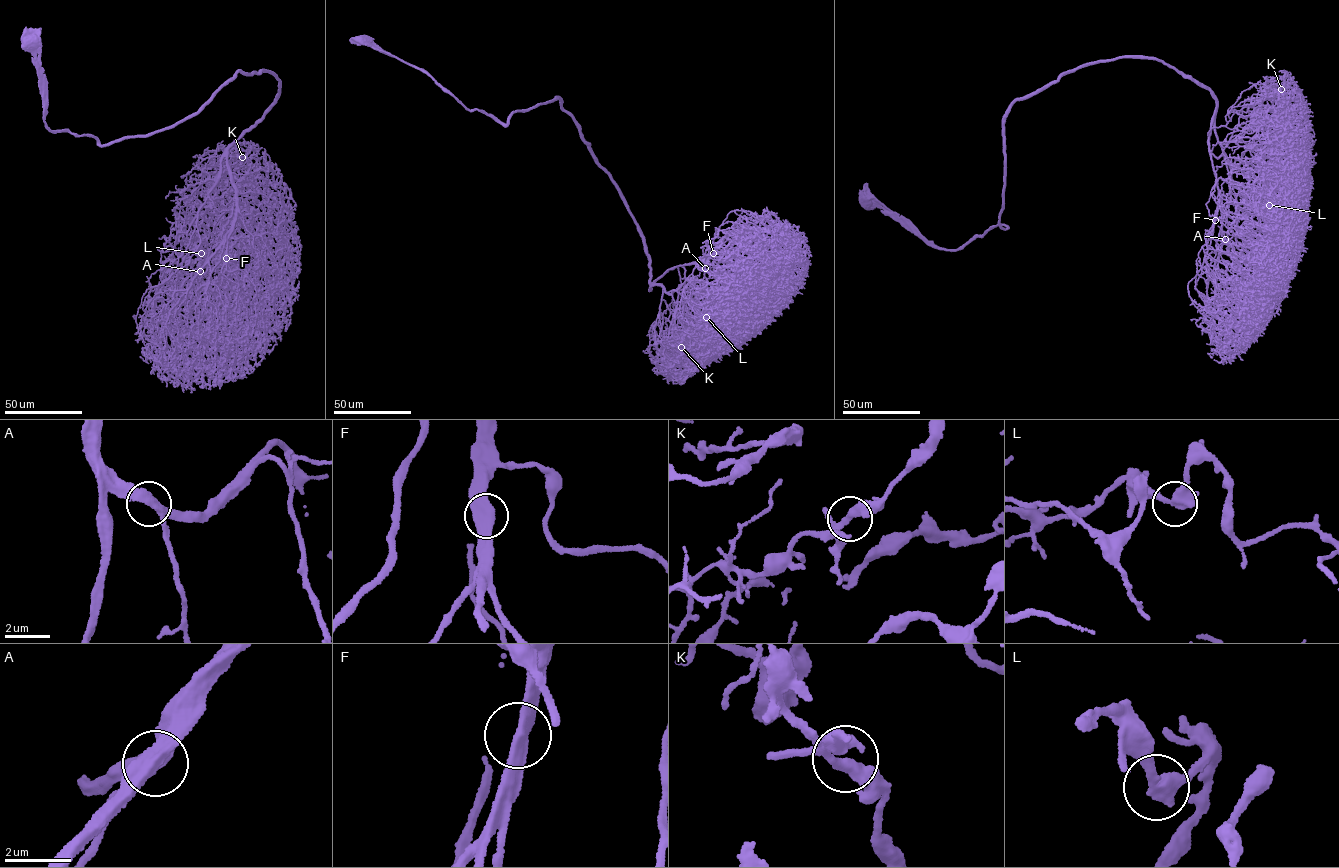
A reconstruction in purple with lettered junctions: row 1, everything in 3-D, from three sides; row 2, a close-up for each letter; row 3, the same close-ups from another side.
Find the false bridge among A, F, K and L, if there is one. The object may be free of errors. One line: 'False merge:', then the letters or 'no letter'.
False merge: no letter

